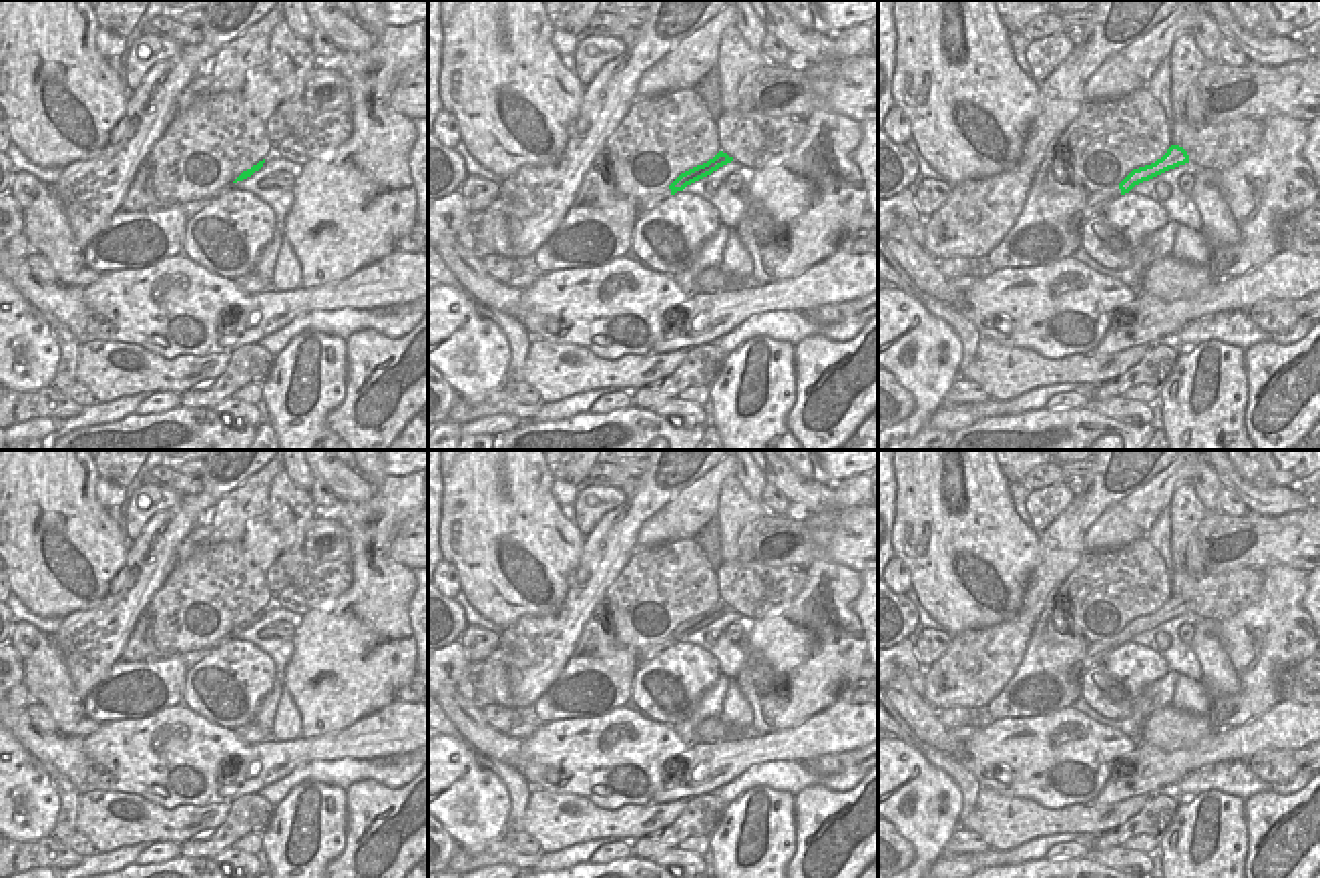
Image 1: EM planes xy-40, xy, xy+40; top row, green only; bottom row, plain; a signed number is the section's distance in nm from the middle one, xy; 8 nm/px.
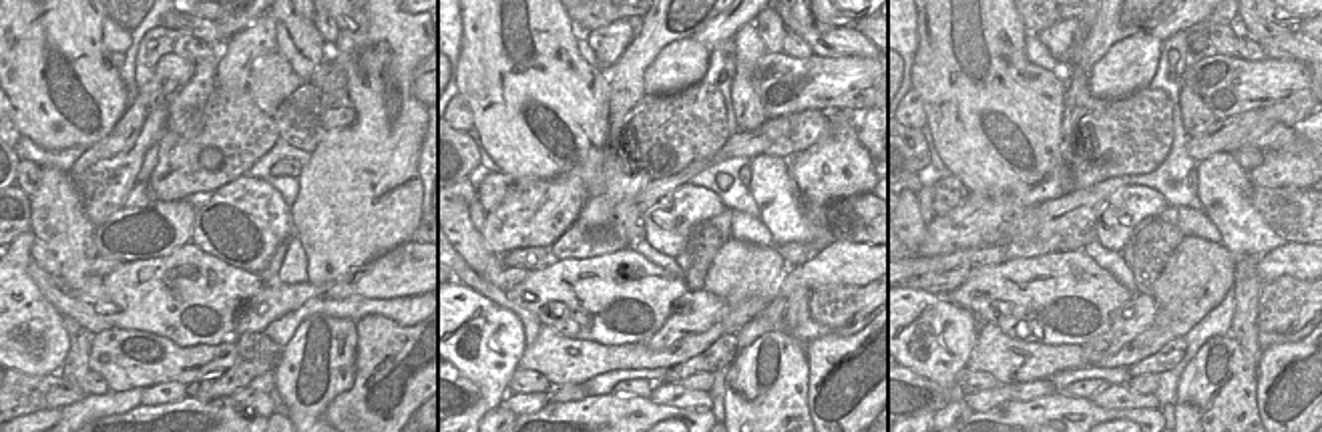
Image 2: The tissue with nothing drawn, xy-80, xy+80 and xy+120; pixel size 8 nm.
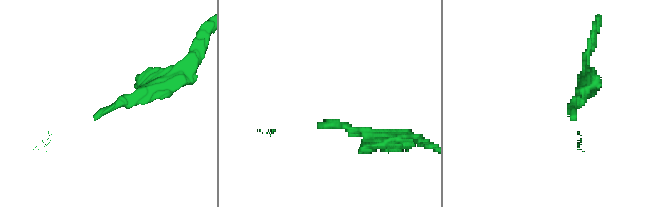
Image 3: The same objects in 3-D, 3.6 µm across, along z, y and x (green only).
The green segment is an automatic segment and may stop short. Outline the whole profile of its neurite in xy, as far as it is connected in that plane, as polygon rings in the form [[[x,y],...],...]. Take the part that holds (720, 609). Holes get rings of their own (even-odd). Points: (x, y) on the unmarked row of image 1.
[[[719,601],[713,609],[709,609],[703,615],[697,615],[685,623],[681,623],[671,635],[671,645],[675,645],[677,641],[683,641],[687,635],[711,625],[713,621],[717,621],[719,617],[731,613],[733,607],[729,607],[727,603]]]

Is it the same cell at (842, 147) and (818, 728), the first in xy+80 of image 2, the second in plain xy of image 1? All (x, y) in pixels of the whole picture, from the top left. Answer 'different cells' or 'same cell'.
different cells

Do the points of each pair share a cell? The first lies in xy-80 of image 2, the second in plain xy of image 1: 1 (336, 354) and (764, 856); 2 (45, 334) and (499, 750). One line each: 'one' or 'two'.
1: one
2: two

